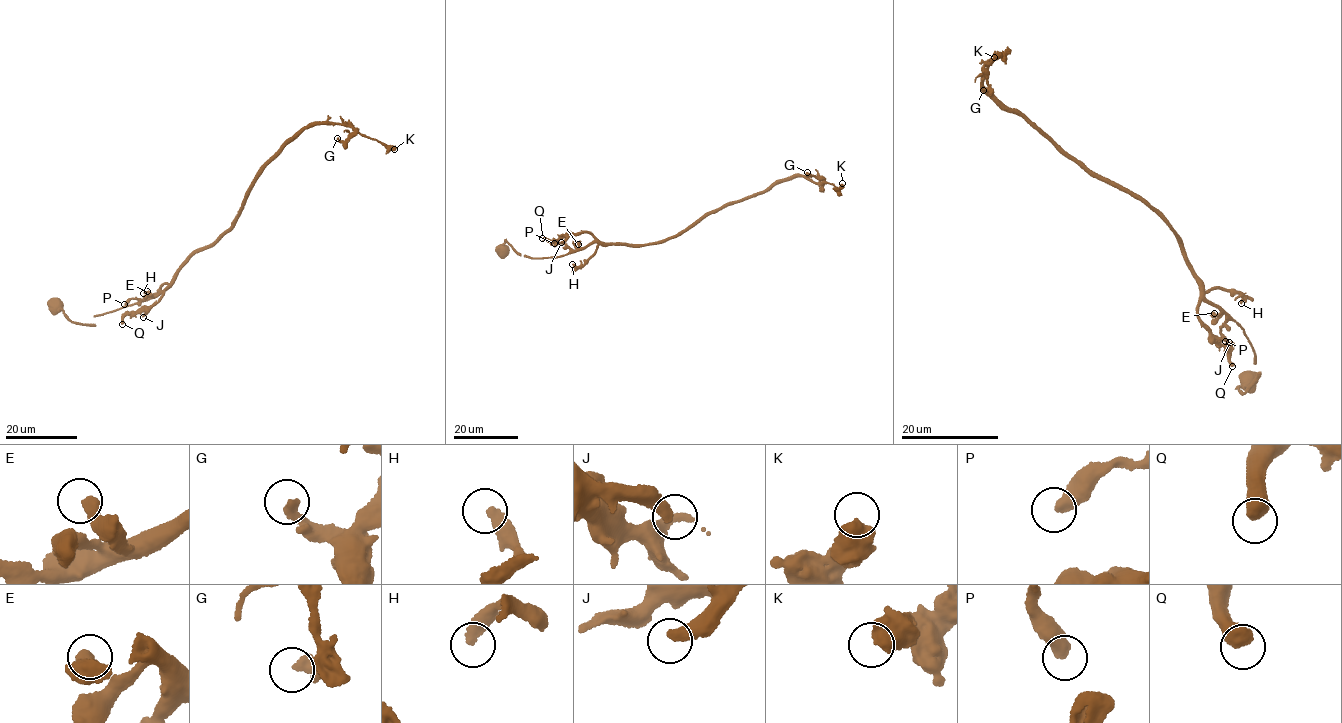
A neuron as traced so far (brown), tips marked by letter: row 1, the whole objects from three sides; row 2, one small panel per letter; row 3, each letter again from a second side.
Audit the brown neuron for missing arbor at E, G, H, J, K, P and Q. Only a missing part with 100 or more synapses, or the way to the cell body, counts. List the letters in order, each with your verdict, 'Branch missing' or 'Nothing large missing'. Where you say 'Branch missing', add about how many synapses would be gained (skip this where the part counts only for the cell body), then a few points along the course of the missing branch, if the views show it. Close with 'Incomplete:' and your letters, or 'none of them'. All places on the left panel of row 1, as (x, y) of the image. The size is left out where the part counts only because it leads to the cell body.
E: Nothing large missing
G: Nothing large missing
H: Nothing large missing
J: Nothing large missing
K: Nothing large missing
P: Nothing large missing
Q: Nothing large missing
Incomplete: none of them

